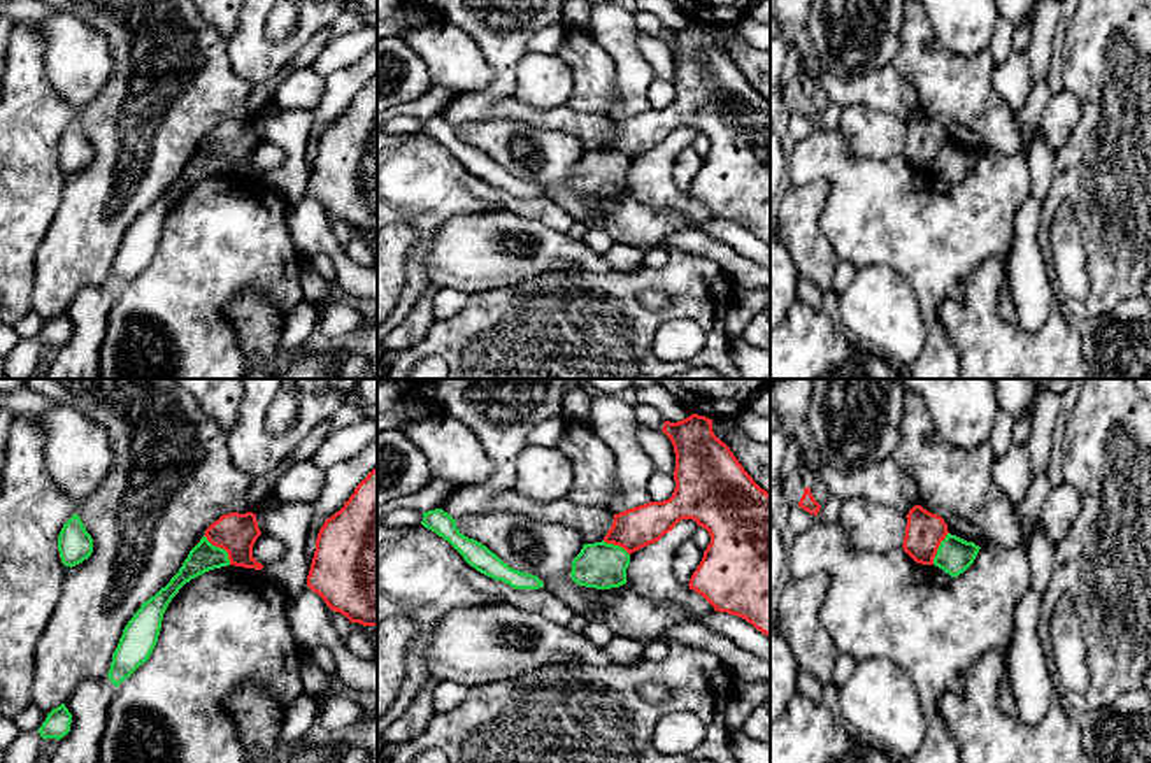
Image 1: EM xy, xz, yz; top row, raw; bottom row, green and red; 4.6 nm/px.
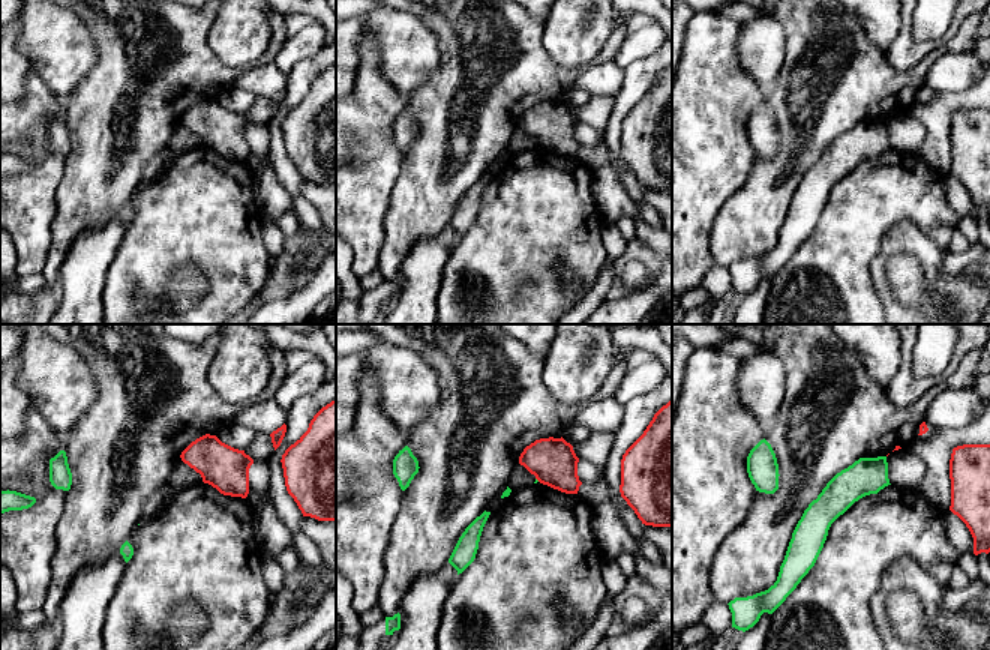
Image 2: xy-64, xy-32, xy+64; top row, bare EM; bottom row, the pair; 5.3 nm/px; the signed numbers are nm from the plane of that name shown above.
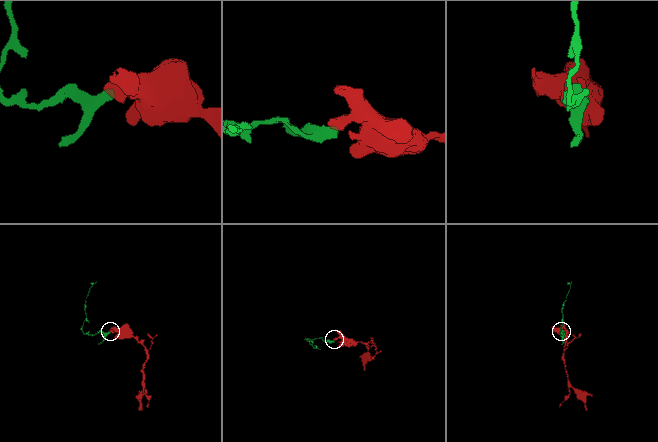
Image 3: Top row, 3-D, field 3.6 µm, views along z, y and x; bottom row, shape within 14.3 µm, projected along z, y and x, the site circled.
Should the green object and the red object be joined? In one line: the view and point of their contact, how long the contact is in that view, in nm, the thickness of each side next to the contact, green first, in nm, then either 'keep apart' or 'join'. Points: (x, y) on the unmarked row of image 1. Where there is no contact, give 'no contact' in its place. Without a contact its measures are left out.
xy (220, 155) | 180 nm | 140/180 nm | keep apart

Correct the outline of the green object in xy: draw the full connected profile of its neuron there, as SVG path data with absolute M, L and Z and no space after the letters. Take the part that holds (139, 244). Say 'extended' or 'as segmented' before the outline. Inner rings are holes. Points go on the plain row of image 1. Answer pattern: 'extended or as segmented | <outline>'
as segmented | M202 144L170 189L144 209L125 233L107 281L116 295L149 267L158 249L163 221L179 196L191 186L228 172L228 160Z

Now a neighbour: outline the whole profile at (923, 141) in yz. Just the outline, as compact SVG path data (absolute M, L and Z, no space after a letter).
M914 112L907 125L904 158L921 172L933 172L940 149L946 146L947 132L937 121Z

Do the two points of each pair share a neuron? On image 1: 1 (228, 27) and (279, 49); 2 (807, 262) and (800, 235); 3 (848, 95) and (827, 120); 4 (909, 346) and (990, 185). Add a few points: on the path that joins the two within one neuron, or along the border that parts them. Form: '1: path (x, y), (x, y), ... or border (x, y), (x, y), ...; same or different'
1: border (239, 18), (237, 30), (227, 41); different
2: path (807, 255), (806, 242); same
3: border (830, 100), (843, 107); different
4: border (906, 281), (925, 327), (925, 344), (916, 360); different

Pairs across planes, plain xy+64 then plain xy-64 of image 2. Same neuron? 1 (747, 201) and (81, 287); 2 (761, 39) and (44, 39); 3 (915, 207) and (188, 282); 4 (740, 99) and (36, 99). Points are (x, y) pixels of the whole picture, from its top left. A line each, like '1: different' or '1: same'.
1: different
2: same
3: different
4: same

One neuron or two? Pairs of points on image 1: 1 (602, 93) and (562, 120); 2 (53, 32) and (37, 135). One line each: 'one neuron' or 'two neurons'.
1: two neurons
2: two neurons

